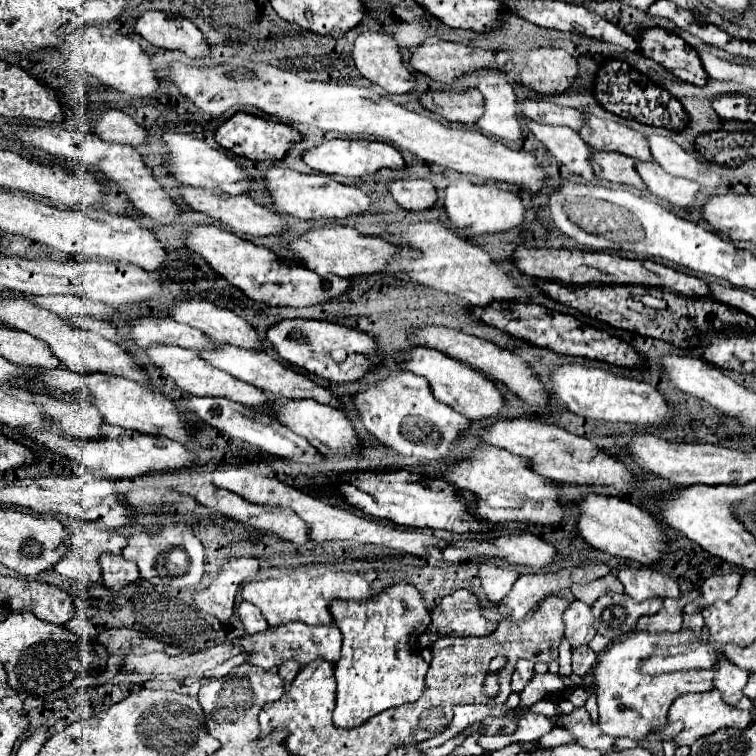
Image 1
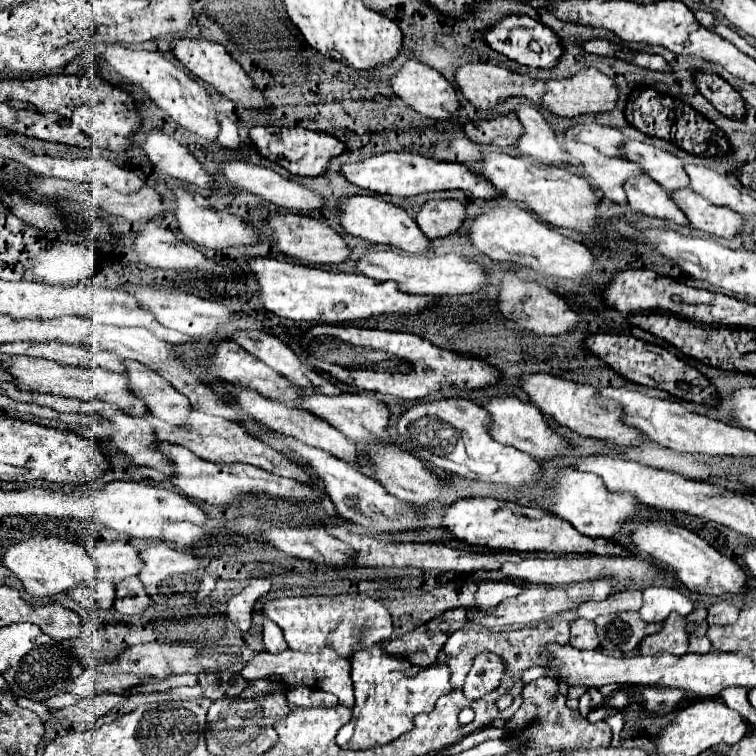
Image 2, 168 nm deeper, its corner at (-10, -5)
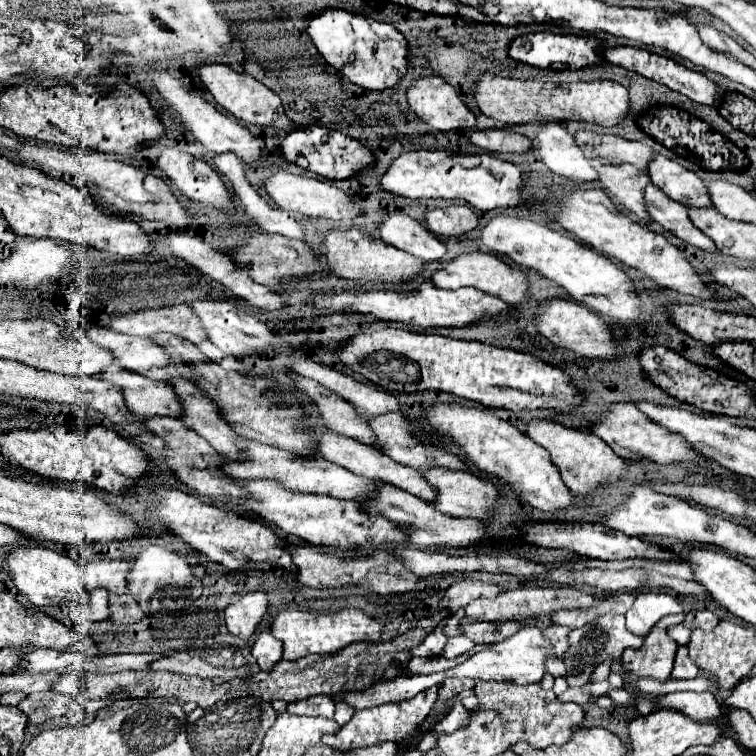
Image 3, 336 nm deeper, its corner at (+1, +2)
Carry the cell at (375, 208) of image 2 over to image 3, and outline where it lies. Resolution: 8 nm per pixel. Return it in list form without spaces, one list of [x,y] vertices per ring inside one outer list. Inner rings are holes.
[[[392,213],[376,227],[378,239],[402,249],[422,261],[442,261],[446,247],[406,213]]]

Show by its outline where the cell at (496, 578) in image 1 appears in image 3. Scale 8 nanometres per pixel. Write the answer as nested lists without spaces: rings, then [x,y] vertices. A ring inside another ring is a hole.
[[[462,579],[446,589],[439,609],[450,609],[450,613],[454,614],[460,607],[466,607],[472,599],[496,597],[500,591],[502,589],[496,583],[484,583],[478,579]]]

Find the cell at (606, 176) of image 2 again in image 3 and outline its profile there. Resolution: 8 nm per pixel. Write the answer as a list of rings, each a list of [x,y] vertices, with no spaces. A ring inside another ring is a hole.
[[[596,163],[594,167],[598,171],[598,181],[612,199],[616,199],[628,211],[636,213],[640,219],[650,219],[642,199],[644,185],[650,183],[650,177],[644,171],[630,163]]]

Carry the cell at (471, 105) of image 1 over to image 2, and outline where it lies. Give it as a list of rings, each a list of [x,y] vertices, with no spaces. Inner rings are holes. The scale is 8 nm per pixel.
[[[515,114],[497,116],[493,120],[475,120],[465,124],[465,136],[475,144],[495,144],[501,148],[513,146],[523,136],[523,126]]]

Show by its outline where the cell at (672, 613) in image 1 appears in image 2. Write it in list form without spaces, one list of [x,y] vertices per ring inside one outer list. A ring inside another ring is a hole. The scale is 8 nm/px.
[[[671,614],[663,622],[663,630],[647,636],[639,644],[641,654],[657,654],[657,652],[671,652],[673,656],[683,656],[687,654],[687,642],[689,634],[685,630],[685,620],[679,618],[677,614]]]

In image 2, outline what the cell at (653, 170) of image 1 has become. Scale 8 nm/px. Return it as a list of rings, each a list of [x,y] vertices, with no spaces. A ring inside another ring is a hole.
[[[677,190],[671,192],[671,198],[675,204],[685,212],[691,226],[719,238],[735,238],[743,230],[743,216],[729,210],[719,208],[705,200],[703,196],[697,196],[693,190]]]

